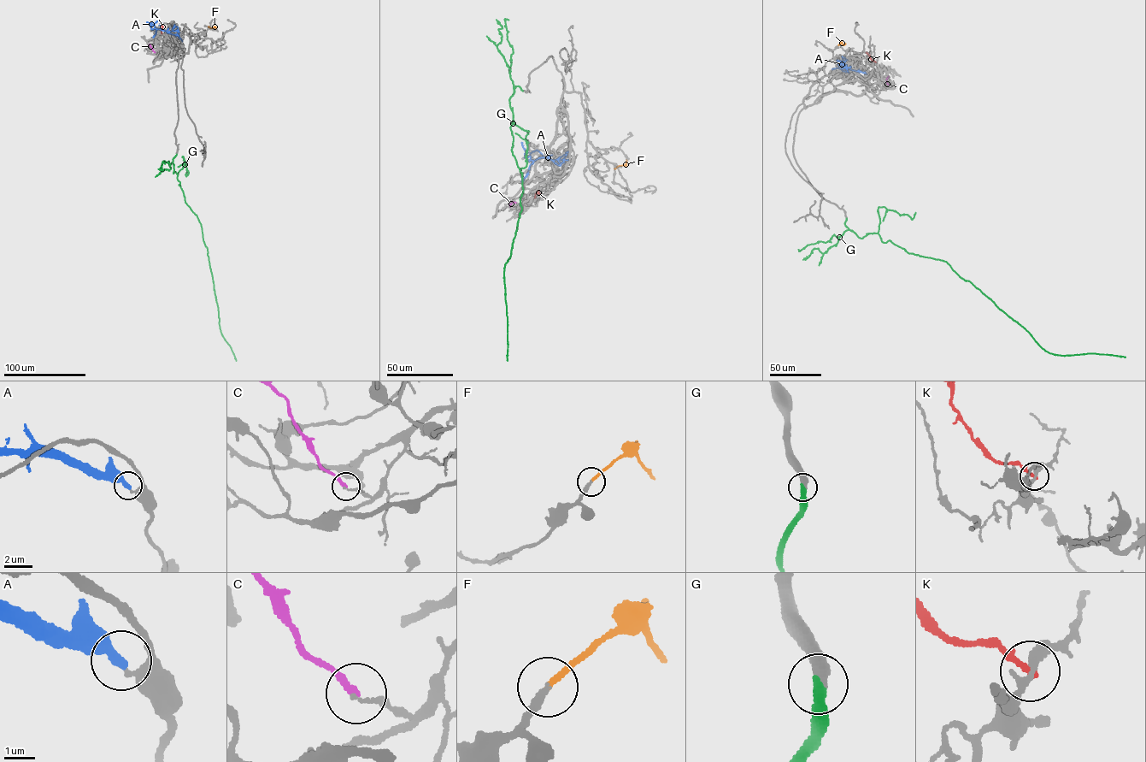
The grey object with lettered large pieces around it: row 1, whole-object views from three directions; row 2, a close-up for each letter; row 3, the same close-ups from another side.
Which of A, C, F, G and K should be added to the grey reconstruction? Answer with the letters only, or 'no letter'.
F, G

